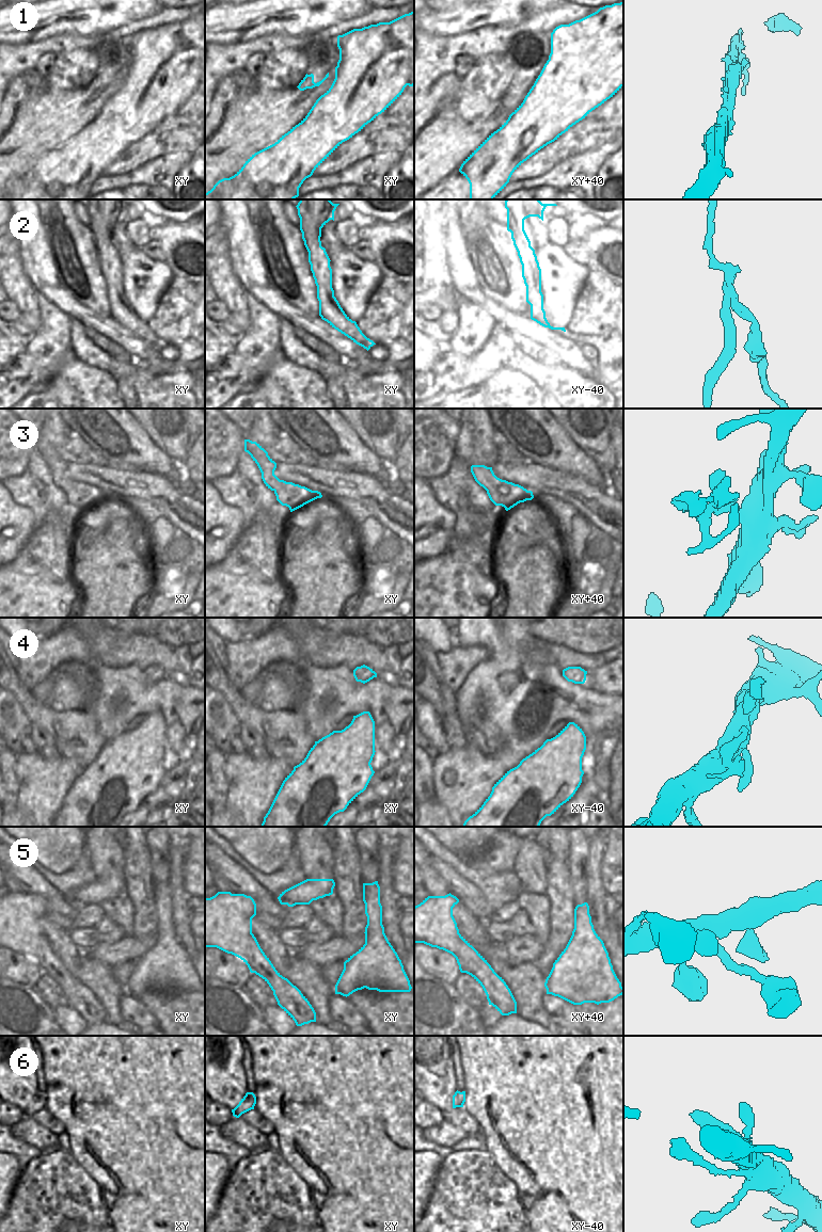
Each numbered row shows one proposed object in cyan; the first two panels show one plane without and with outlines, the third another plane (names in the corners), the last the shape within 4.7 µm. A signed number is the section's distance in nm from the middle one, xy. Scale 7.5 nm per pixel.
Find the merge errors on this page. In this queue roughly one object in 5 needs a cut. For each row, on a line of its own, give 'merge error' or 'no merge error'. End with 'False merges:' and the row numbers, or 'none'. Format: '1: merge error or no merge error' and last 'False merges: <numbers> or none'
1: no merge error
2: merge error
3: merge error
4: no merge error
5: no merge error
6: no merge error
False merges: 2, 3

